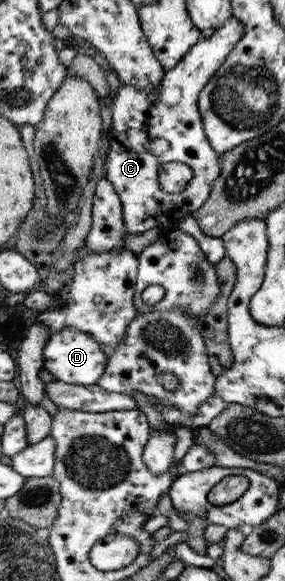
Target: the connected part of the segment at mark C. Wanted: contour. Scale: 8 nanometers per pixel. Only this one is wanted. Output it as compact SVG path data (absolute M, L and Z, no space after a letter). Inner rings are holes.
M230 16L211 37L190 47L173 70L165 72L157 93L122 85L115 94L111 102L112 126L108 133L109 151L104 169L105 177L120 197L126 234L160 229L169 218L177 223L186 214L194 214L208 200L214 179L220 174L221 163L219 154L210 146L203 129L198 108L199 94L243 34L243 24ZM156 138L164 138L169 146L159 156L148 145ZM167 162L183 162L193 170L193 177L182 192L162 190L158 173Z

